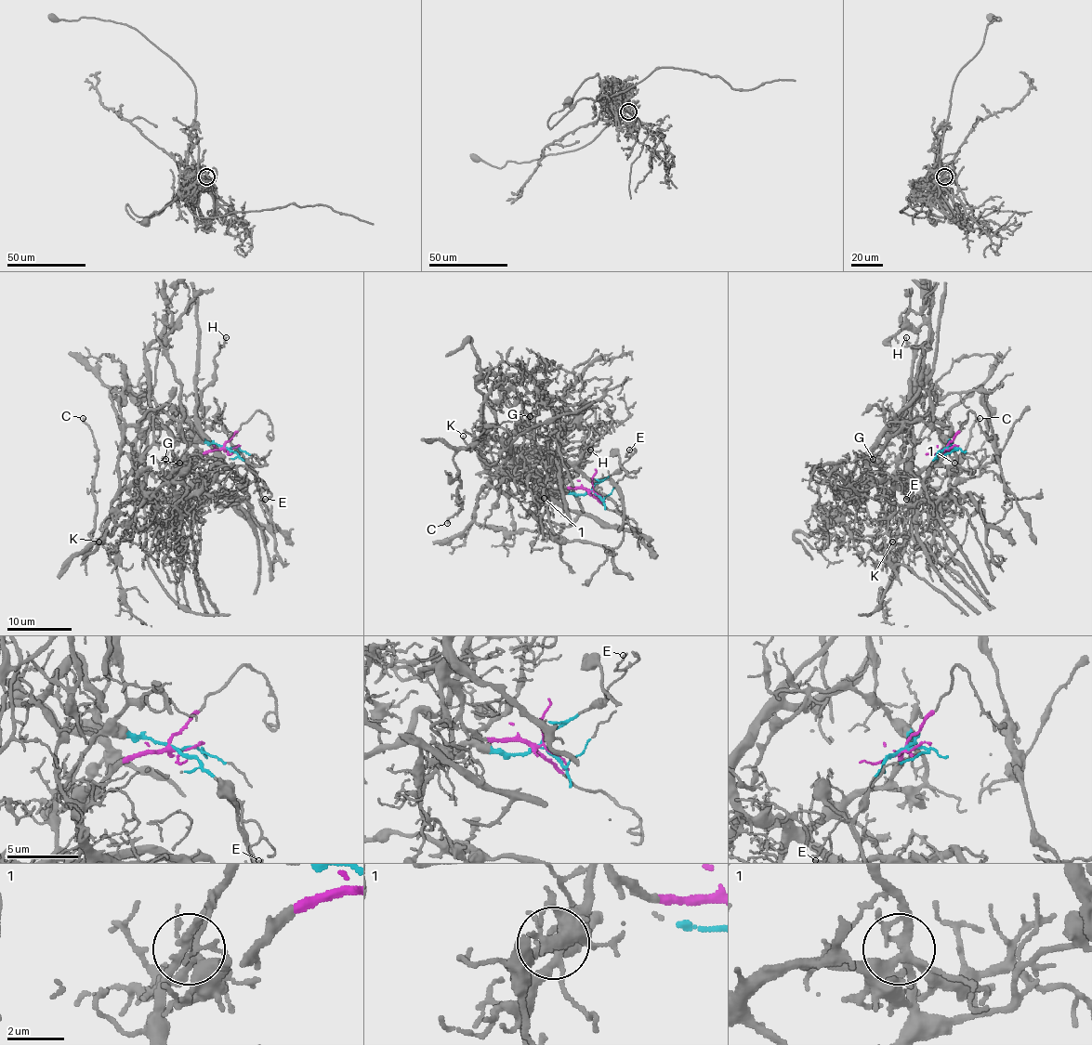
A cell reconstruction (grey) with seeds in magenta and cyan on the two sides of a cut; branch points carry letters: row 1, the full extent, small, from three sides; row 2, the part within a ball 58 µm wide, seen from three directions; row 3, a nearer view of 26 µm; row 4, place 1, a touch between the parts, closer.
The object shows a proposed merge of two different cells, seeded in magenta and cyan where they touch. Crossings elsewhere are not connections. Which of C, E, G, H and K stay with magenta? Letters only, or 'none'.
G

